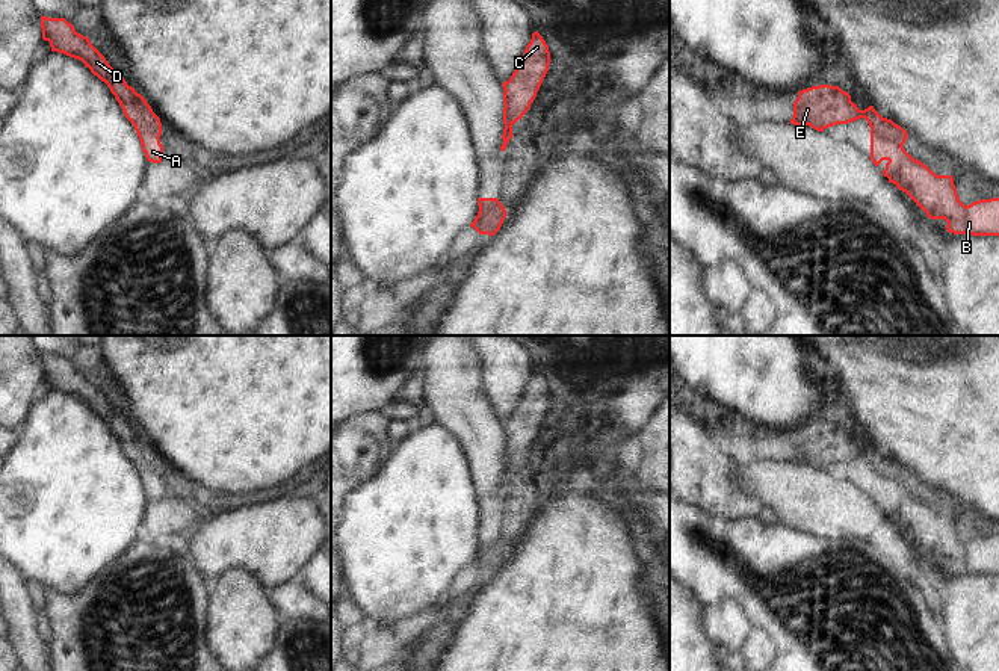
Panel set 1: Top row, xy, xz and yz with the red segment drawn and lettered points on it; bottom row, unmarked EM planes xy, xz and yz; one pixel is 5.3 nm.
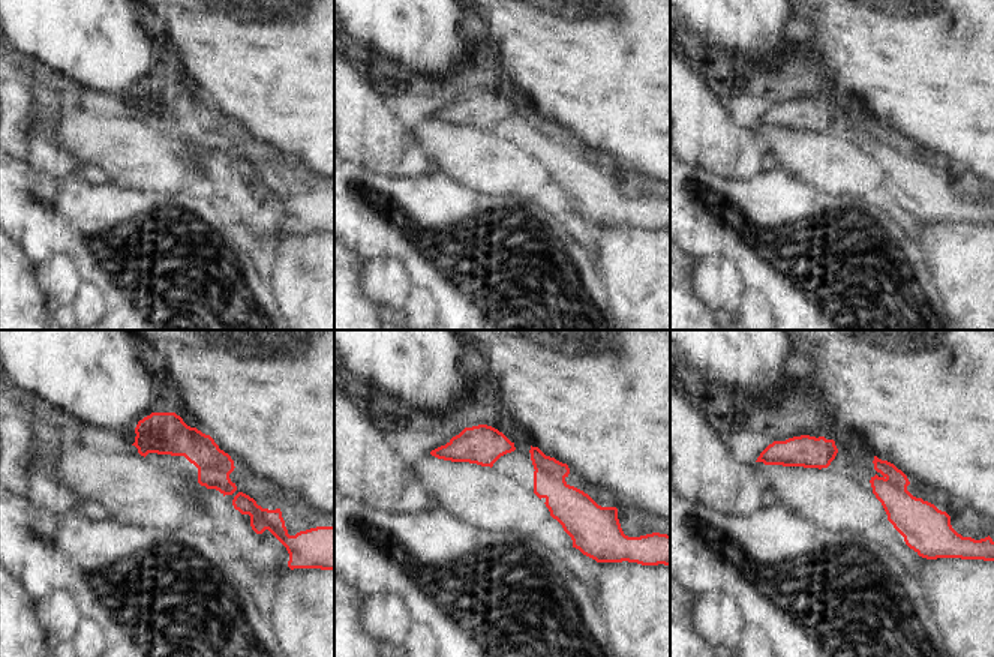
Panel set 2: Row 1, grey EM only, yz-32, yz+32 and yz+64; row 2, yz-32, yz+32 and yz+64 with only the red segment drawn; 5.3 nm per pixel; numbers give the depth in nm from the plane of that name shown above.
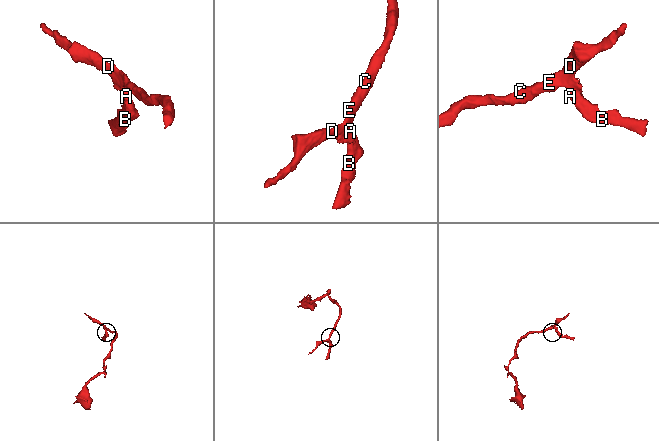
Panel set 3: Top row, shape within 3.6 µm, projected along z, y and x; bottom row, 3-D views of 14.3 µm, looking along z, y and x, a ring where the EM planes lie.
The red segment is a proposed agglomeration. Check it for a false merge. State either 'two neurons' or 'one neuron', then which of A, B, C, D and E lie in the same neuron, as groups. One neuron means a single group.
one neuron; A B C D E

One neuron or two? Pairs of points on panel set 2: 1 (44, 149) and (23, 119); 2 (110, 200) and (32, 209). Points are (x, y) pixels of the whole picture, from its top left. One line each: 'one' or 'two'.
1: one
2: one

